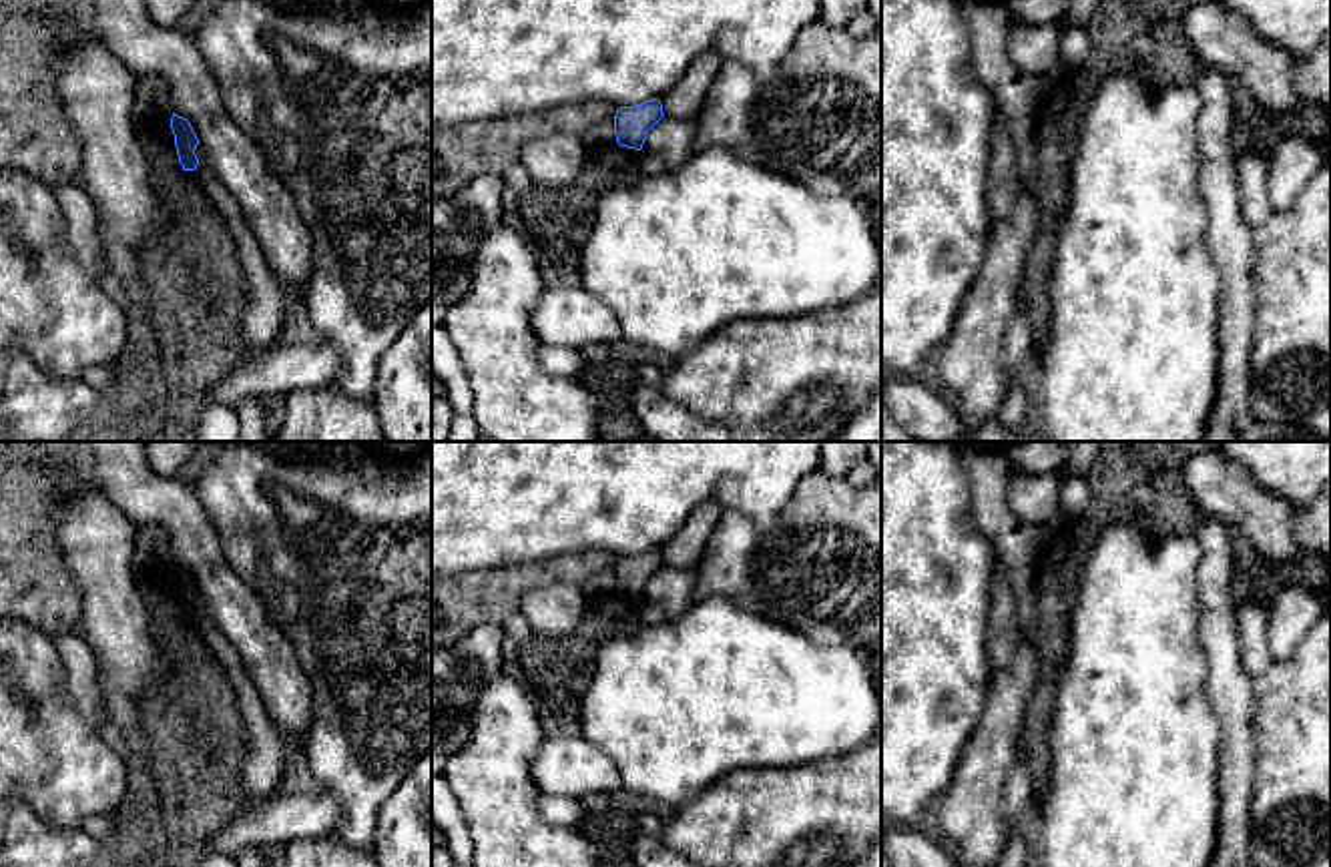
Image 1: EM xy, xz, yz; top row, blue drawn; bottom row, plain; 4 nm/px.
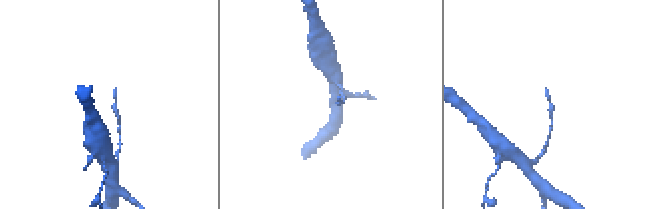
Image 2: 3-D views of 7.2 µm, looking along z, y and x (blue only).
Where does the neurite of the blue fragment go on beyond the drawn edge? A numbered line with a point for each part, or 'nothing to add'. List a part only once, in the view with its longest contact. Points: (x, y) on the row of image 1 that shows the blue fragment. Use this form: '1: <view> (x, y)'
nothing to add

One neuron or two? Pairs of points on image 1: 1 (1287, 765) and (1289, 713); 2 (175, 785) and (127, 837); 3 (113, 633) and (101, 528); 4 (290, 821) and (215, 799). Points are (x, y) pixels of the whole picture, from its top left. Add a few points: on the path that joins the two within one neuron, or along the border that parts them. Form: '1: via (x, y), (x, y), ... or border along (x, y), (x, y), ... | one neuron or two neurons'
1: via (1289, 753), (1289, 725) | one neuron
2: border along (151, 803), (157, 815) | two neurons
3: via (113, 607), (101, 554) | one neuron
4: border along (237, 811), (207, 845) | two neurons

